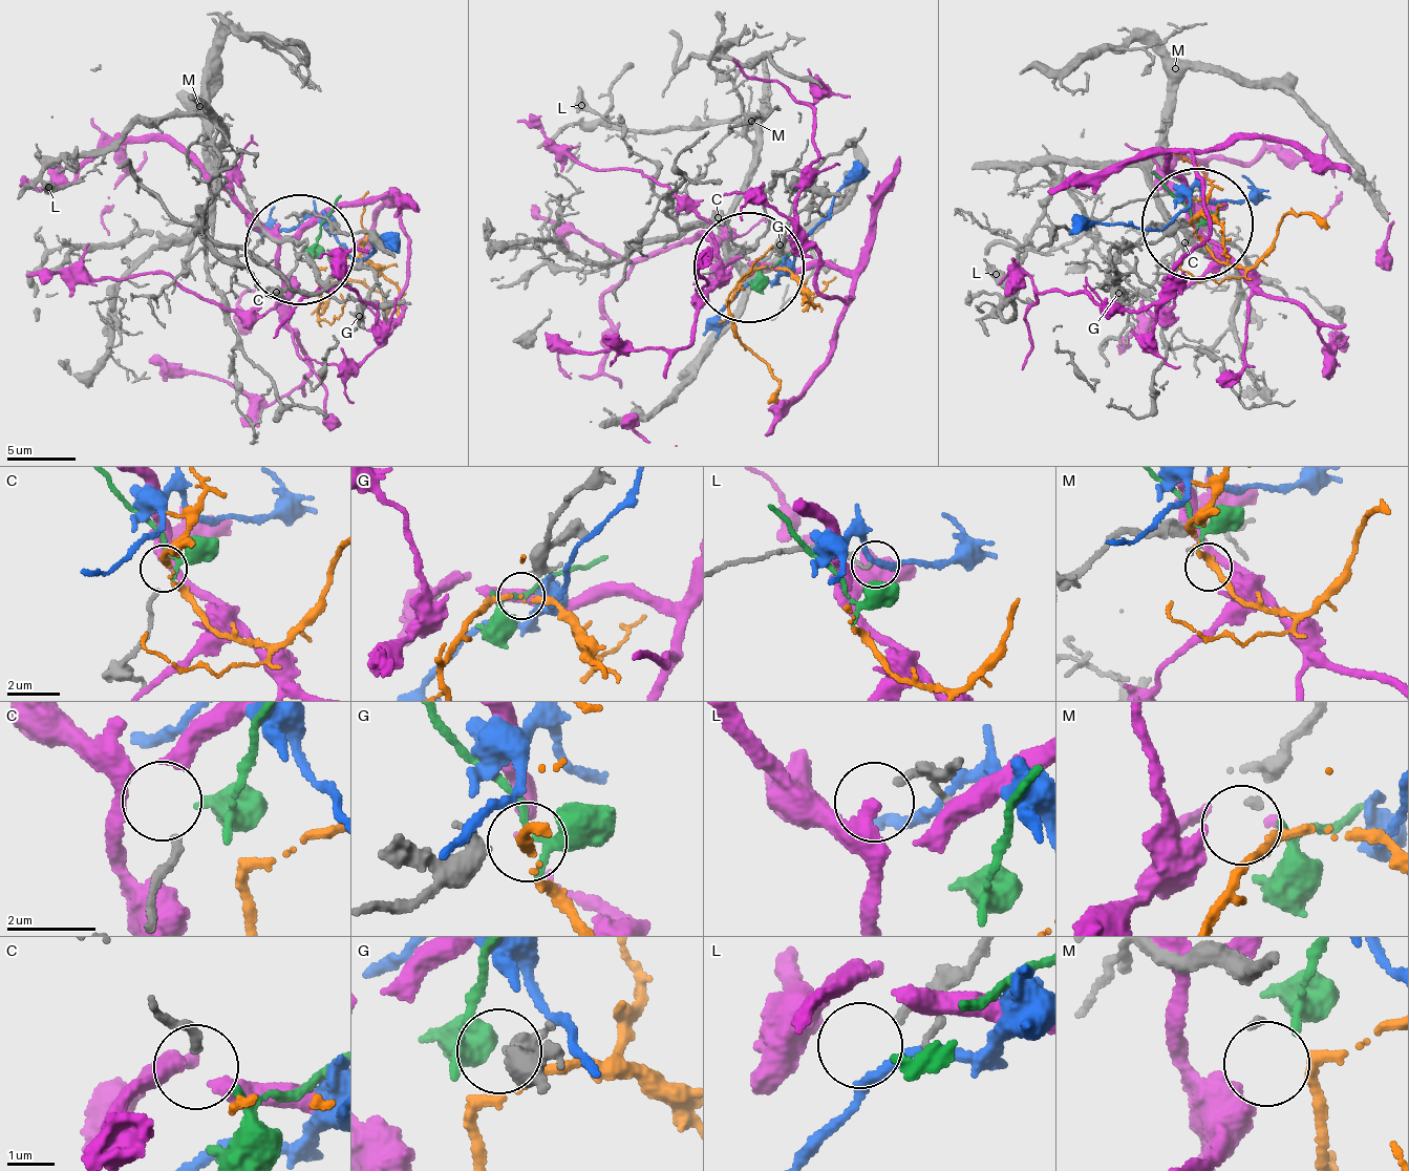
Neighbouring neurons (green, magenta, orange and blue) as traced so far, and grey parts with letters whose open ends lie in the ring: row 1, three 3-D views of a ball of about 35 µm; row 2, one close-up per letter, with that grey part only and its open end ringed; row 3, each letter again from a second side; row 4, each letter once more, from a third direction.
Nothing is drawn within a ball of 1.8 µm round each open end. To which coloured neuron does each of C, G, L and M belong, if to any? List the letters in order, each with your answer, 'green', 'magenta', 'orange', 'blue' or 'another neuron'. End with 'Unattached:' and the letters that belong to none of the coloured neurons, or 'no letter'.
C: another neuron
G: another neuron
L: another neuron
M: orange
Unattached: C, G, L

